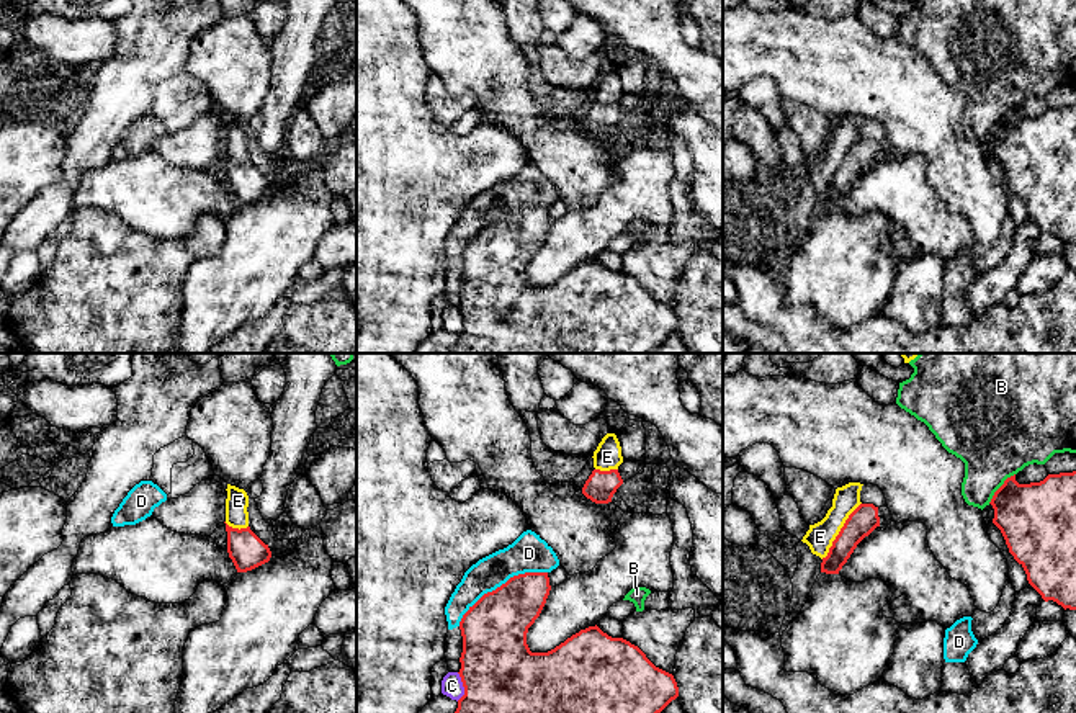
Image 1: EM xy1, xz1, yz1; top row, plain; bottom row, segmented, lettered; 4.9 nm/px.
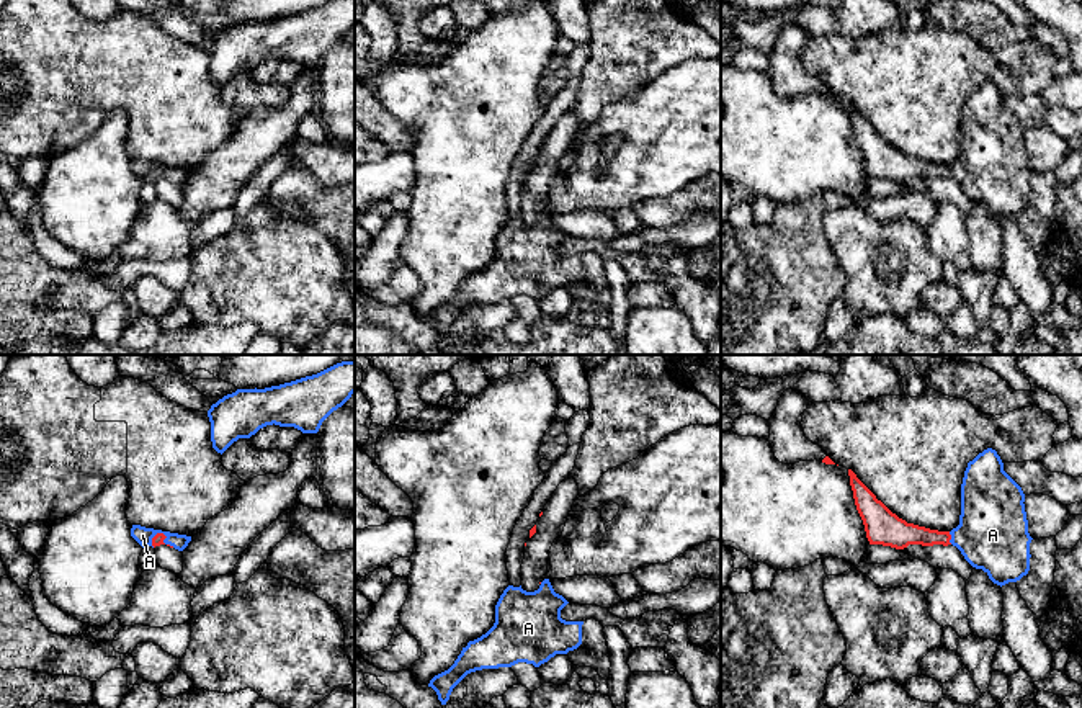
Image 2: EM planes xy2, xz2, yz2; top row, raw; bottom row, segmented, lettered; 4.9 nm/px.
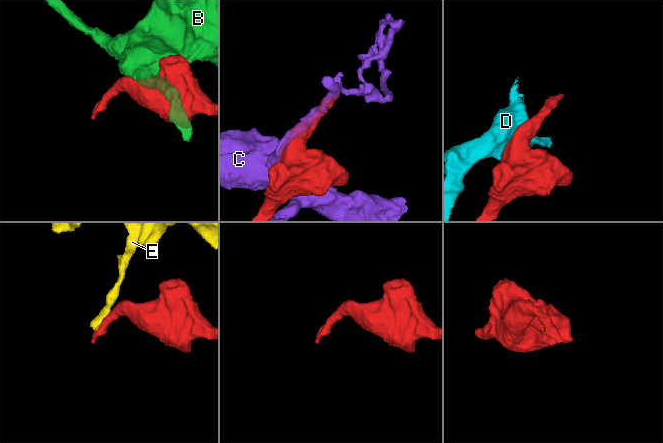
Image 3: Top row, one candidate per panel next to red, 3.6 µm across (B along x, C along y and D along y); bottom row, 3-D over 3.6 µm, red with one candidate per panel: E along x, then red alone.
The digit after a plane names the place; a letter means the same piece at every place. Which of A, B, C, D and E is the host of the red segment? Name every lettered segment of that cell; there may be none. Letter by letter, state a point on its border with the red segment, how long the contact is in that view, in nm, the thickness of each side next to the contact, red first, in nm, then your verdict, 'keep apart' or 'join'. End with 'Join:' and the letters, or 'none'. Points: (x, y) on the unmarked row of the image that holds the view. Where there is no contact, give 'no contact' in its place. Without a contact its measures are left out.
A: yz2 (950, 172) | 70 nm | 140/360 nm | join
B: yz1 (999, 121) | 200 nm | 380/400 nm | keep apart
C: xz1 (463, 319) | 140 nm | 480/110 nm | keep apart
D: xz1 (501, 219) | 500 nm | 320/190 nm | keep apart
E: yz1 (839, 165) | 340 nm | 140/140 nm | keep apart
Join: A

